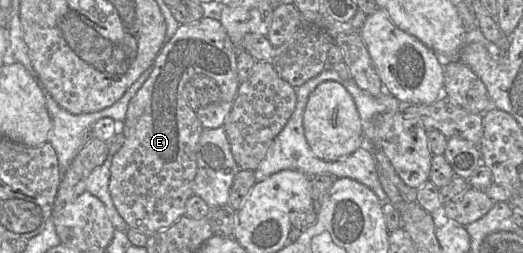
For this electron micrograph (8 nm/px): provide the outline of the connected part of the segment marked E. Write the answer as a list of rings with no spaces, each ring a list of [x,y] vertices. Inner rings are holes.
[[[205,16],[197,22],[179,25],[175,34],[167,39],[149,76],[128,105],[123,124],[125,142],[113,156],[109,190],[113,203],[129,229],[150,237],[174,224],[185,215],[188,199],[193,195],[197,170],[196,147],[203,129],[223,127],[237,96],[240,82],[237,77],[238,49],[230,40],[218,18]],[[195,75],[212,78],[221,91],[221,100],[210,103],[195,112],[186,99],[185,86]]]

